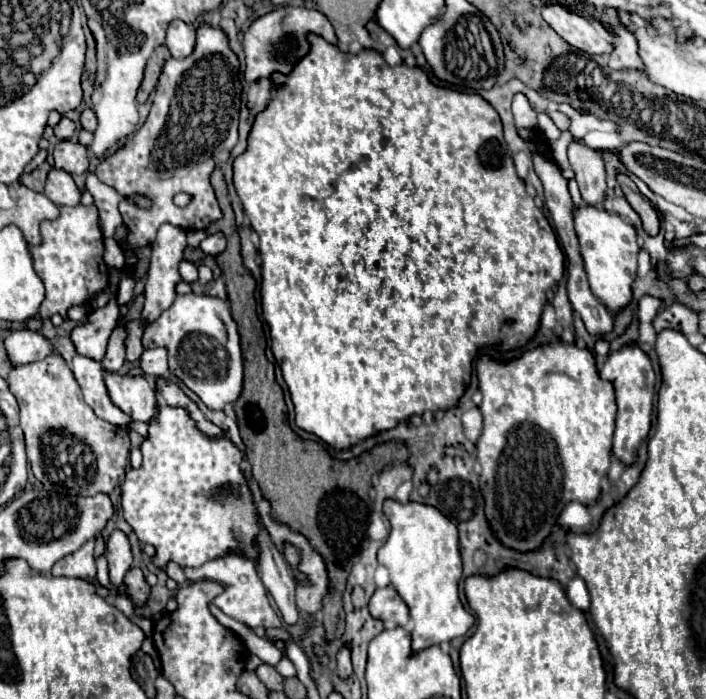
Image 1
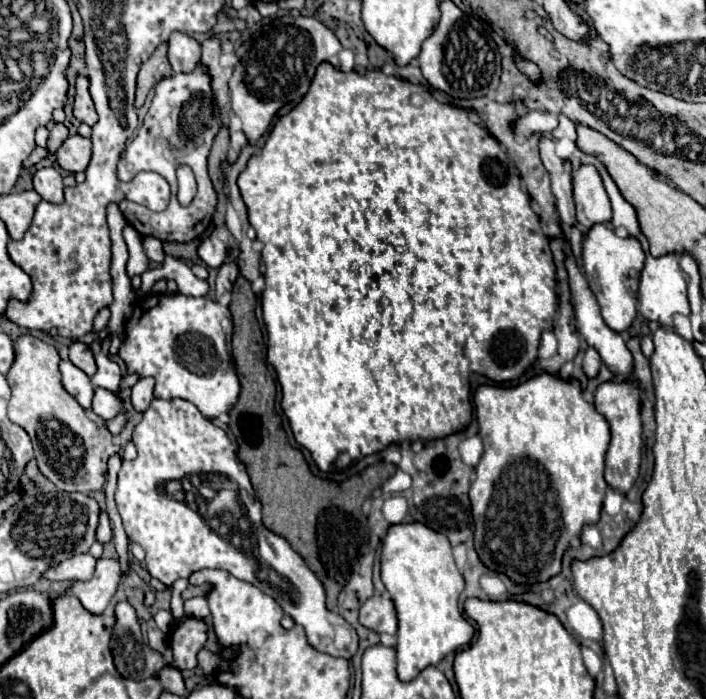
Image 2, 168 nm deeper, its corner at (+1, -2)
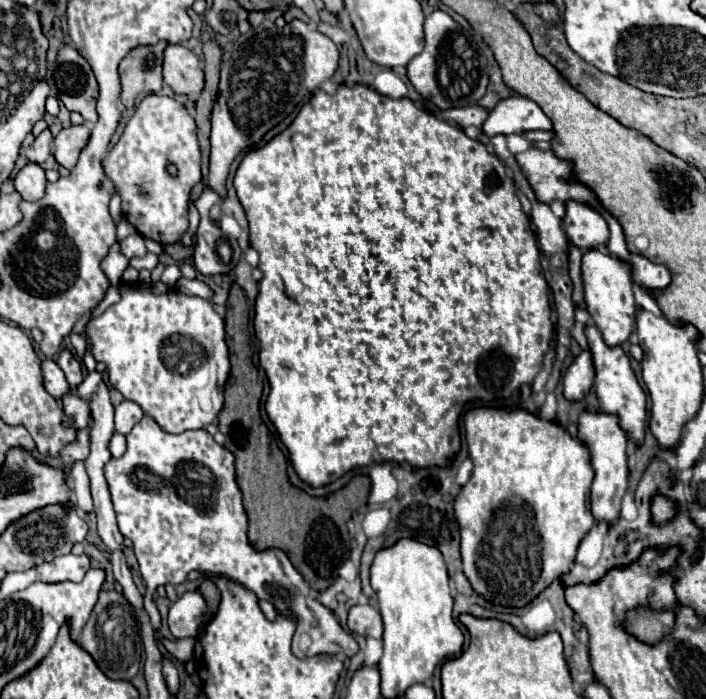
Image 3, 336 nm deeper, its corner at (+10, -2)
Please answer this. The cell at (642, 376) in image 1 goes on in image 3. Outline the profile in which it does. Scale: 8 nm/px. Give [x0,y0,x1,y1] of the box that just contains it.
[578,410,628,522]

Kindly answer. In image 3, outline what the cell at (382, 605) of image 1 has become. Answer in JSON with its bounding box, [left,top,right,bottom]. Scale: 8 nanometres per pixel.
[348,602,384,638]

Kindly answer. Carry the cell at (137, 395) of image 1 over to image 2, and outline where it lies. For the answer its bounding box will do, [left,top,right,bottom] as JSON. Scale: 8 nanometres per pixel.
[91,388,123,420]

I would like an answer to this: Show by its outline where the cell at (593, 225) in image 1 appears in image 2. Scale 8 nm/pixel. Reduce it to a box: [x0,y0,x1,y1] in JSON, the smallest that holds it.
[583,224,645,332]

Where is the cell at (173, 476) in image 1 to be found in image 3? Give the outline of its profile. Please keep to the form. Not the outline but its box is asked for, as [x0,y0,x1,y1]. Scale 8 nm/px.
[104,416,358,658]

